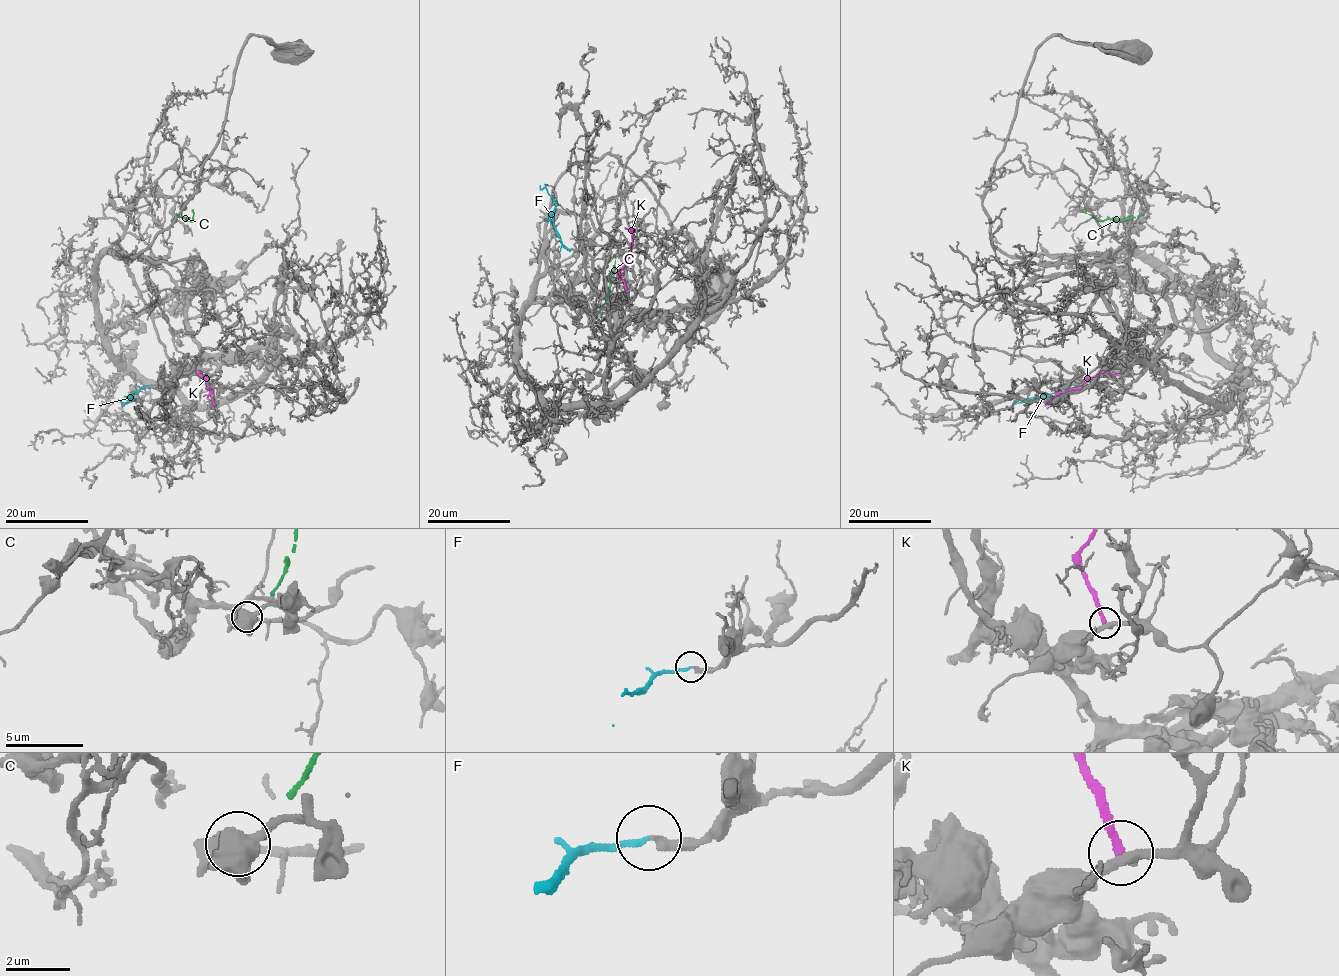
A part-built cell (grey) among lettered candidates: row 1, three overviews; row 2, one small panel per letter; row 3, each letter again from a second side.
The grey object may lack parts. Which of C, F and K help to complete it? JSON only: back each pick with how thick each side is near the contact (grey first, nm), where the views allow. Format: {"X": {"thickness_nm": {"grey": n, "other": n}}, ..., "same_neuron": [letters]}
{"F": {"thickness_nm": {"grey": 300, "other": 200}}, "K": {"thickness_nm": {"grey": 180, "other": 220}}, "same_neuron": ["F", "K"]}

